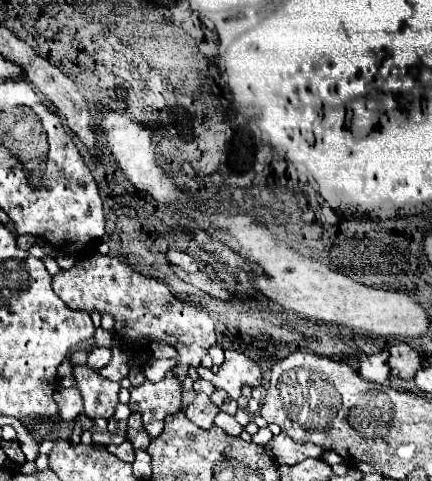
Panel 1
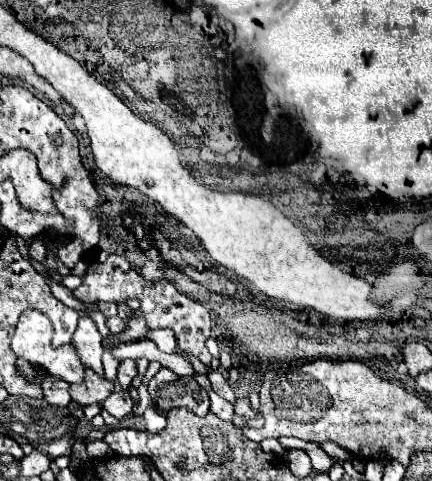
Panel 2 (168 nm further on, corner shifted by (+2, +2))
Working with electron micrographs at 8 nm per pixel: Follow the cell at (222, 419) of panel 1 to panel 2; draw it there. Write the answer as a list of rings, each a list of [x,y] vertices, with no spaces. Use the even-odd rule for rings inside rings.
[[[210,391],[210,401],[212,401],[212,405],[210,405],[210,411],[214,413],[214,415],[218,415],[222,421],[232,421],[234,419],[234,407],[228,403],[228,401],[224,401],[220,395],[216,395],[214,391]]]

